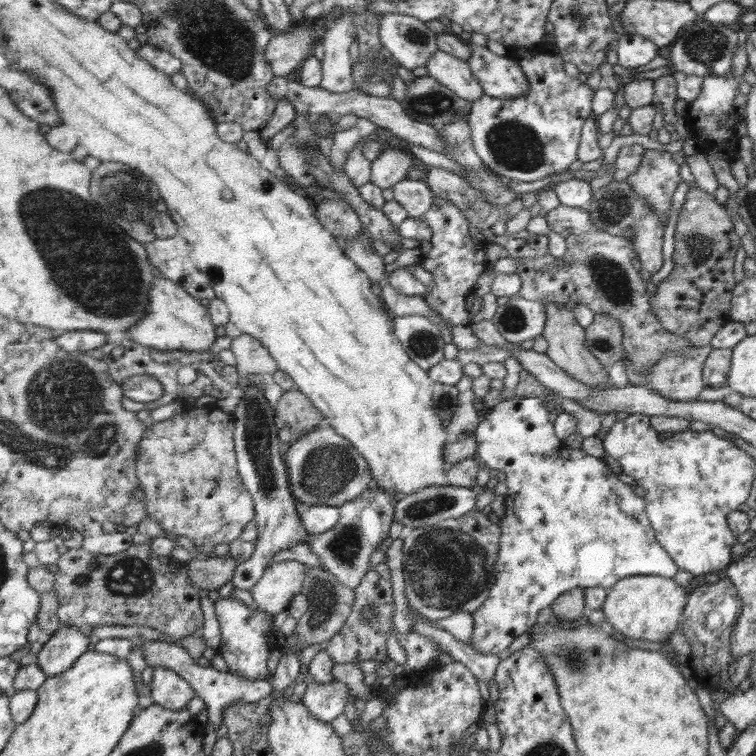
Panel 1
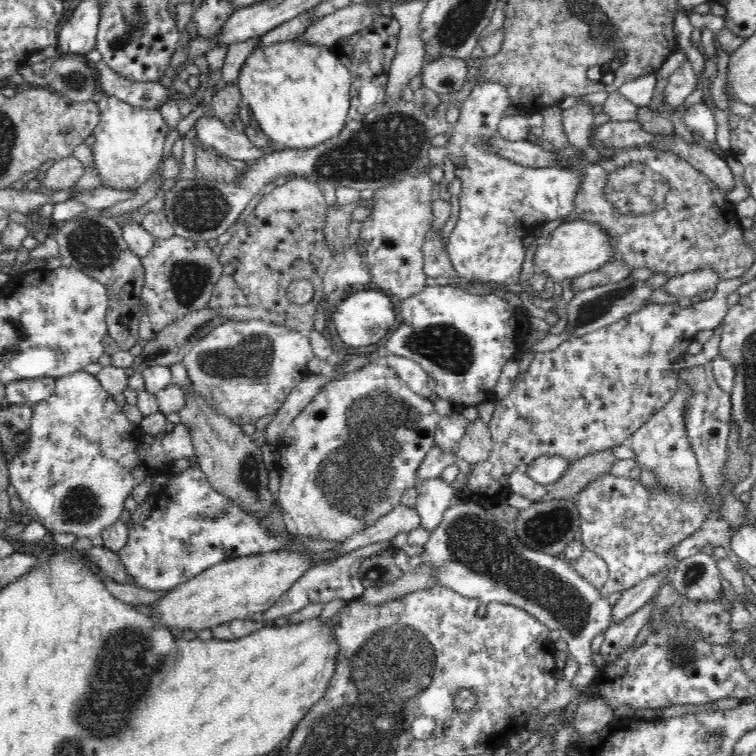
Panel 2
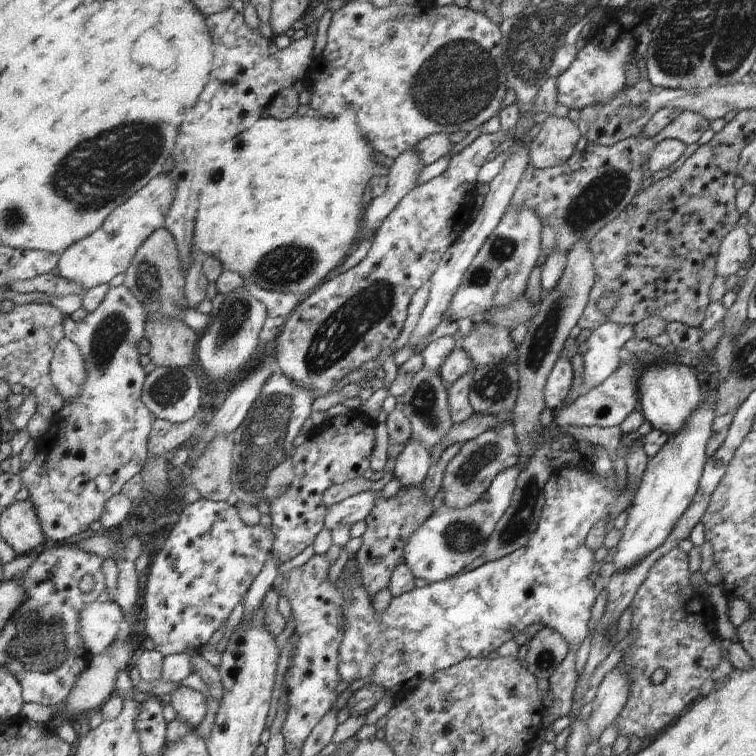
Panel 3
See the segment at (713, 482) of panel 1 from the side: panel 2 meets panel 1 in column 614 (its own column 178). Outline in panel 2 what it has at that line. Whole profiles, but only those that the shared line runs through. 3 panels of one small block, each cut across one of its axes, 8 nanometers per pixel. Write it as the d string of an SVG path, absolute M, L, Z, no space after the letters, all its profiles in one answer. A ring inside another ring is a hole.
M84 370L58 378L56 392L34 406L30 440L8 464L10 482L14 484L18 498L24 502L34 522L44 524L48 534L52 536L56 532L64 532L78 538L98 538L106 528L120 522L118 518L124 512L126 498L132 496L134 486L142 484L144 478L160 476L166 466L174 464L180 458L188 458L192 466L200 464L190 432L184 424L176 424L168 434L160 432L154 436L150 432L144 432L142 426L132 424L128 416L122 414L122 406L116 406L112 396L114 394L108 394L102 388L98 376L86 374Z

